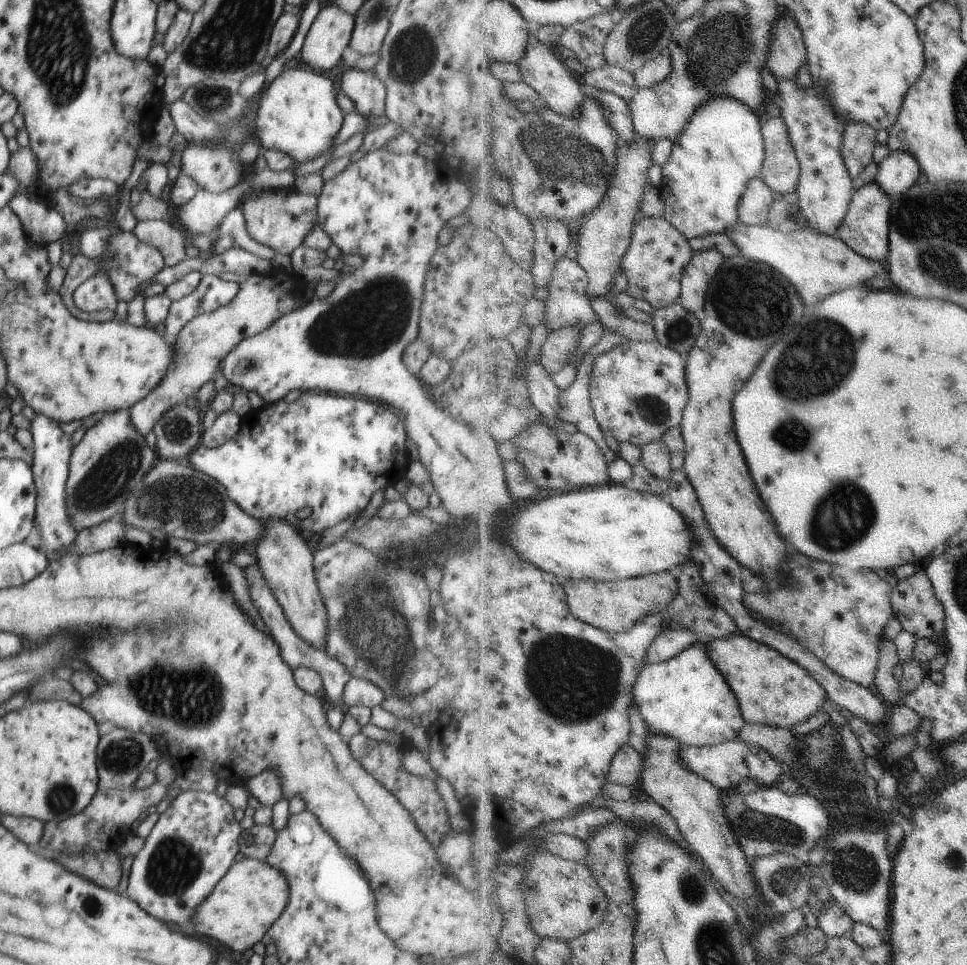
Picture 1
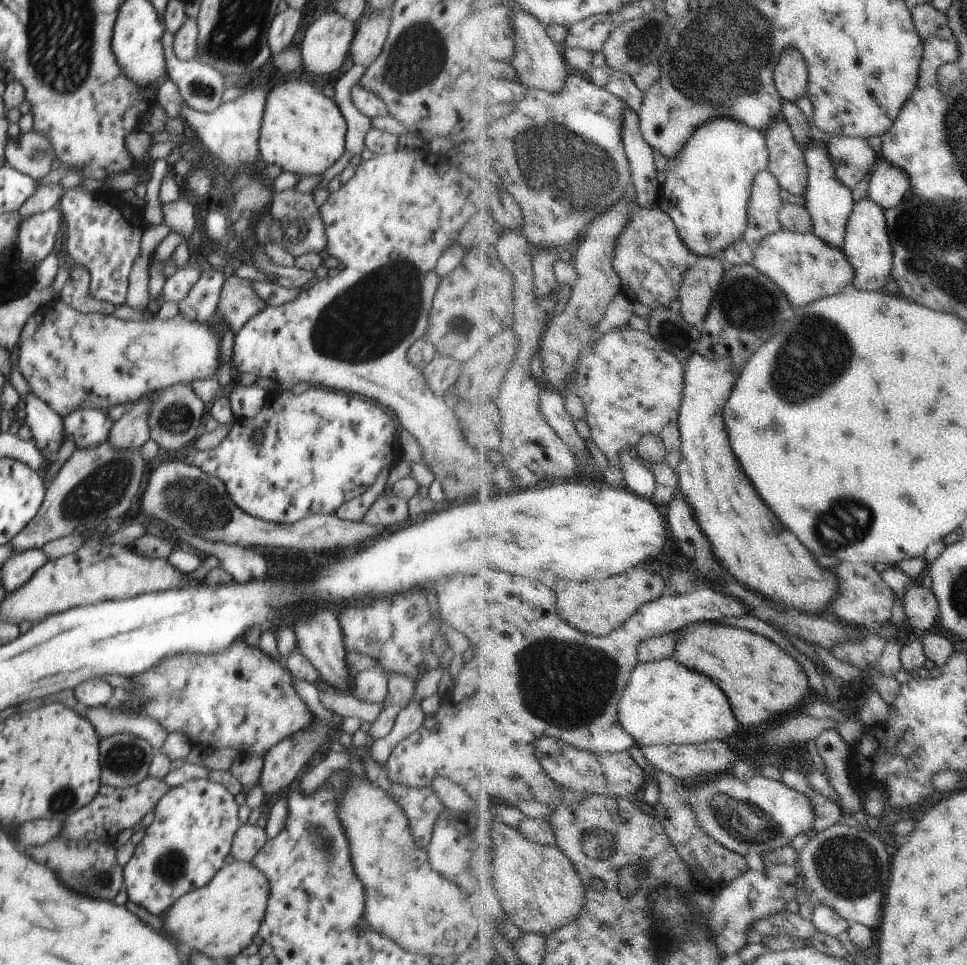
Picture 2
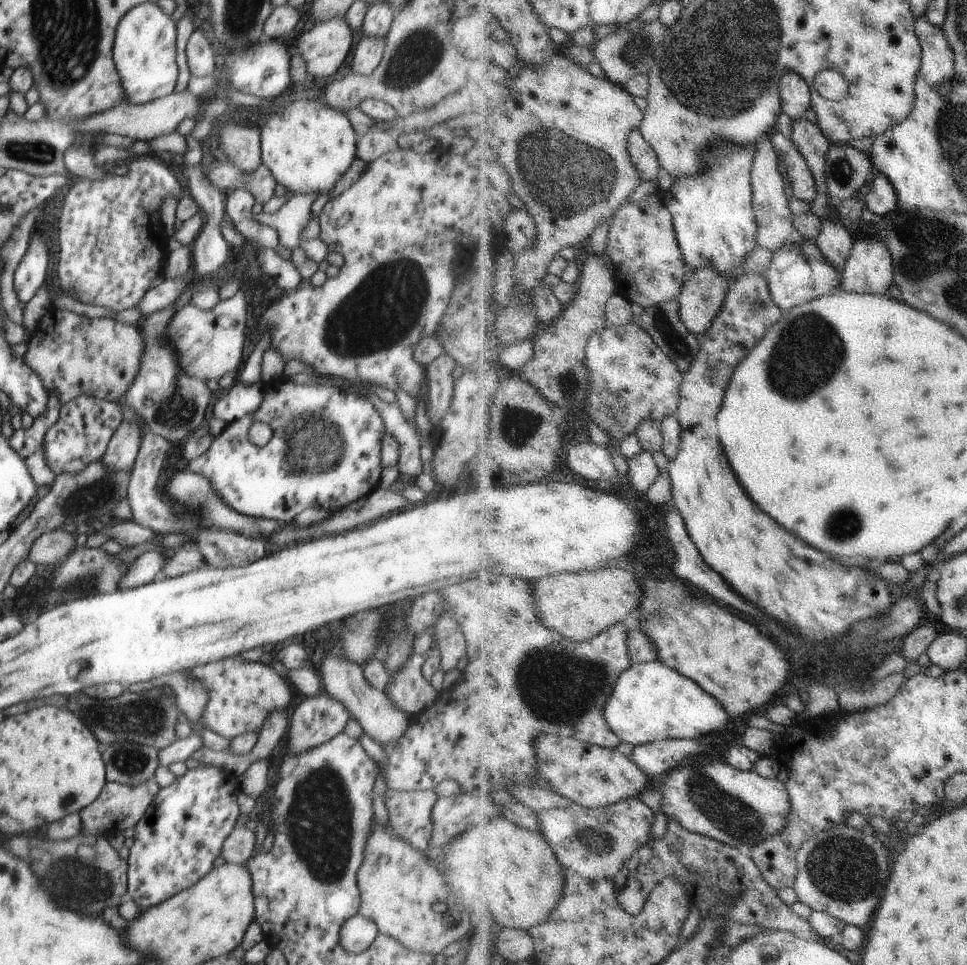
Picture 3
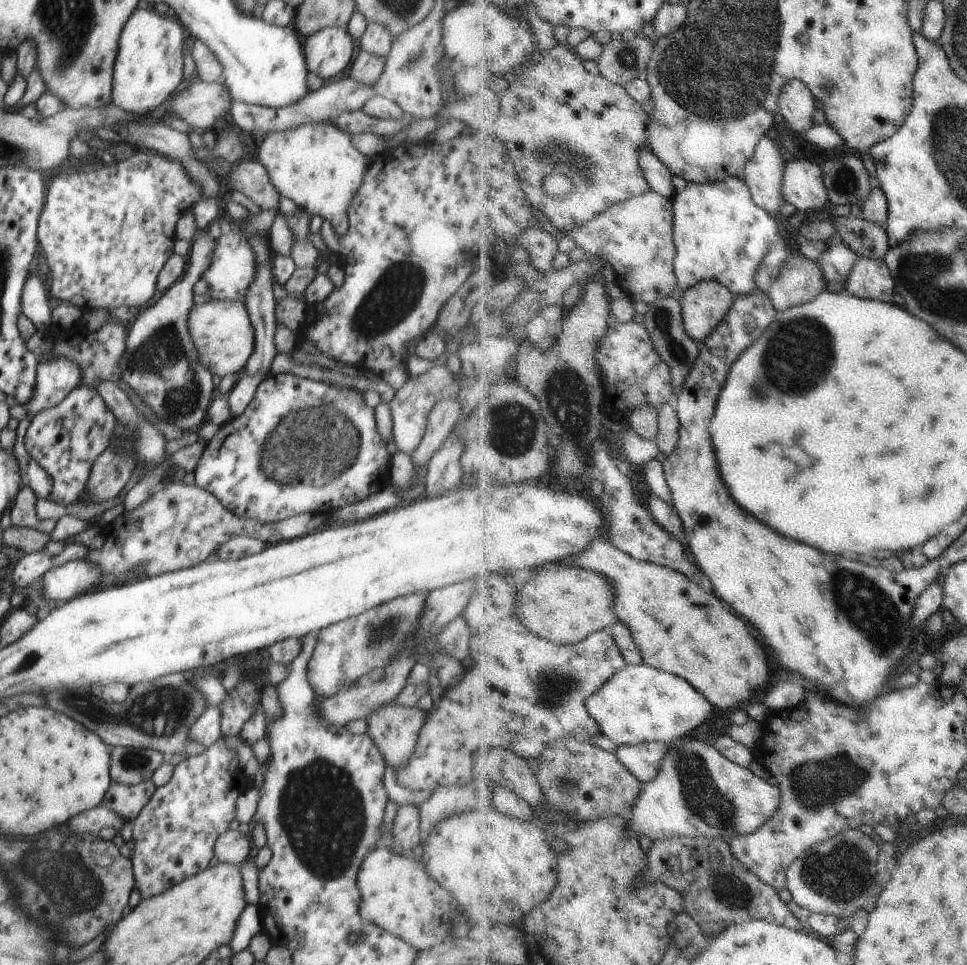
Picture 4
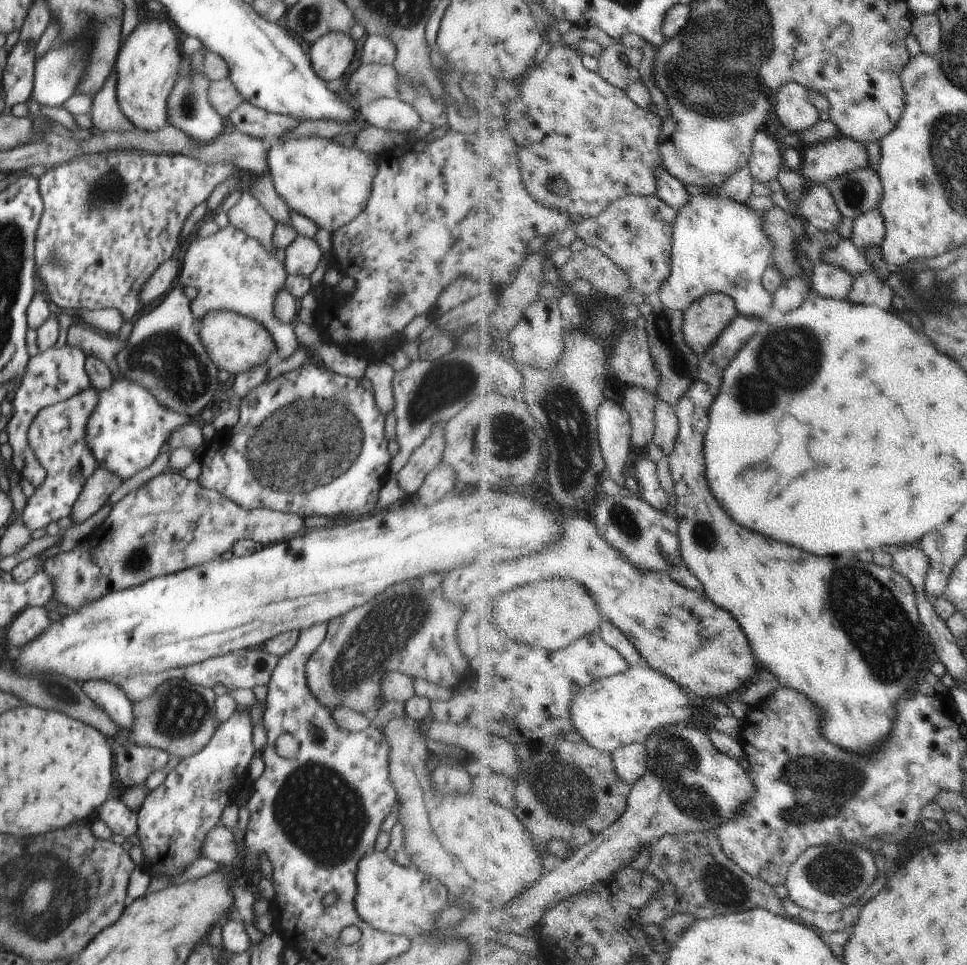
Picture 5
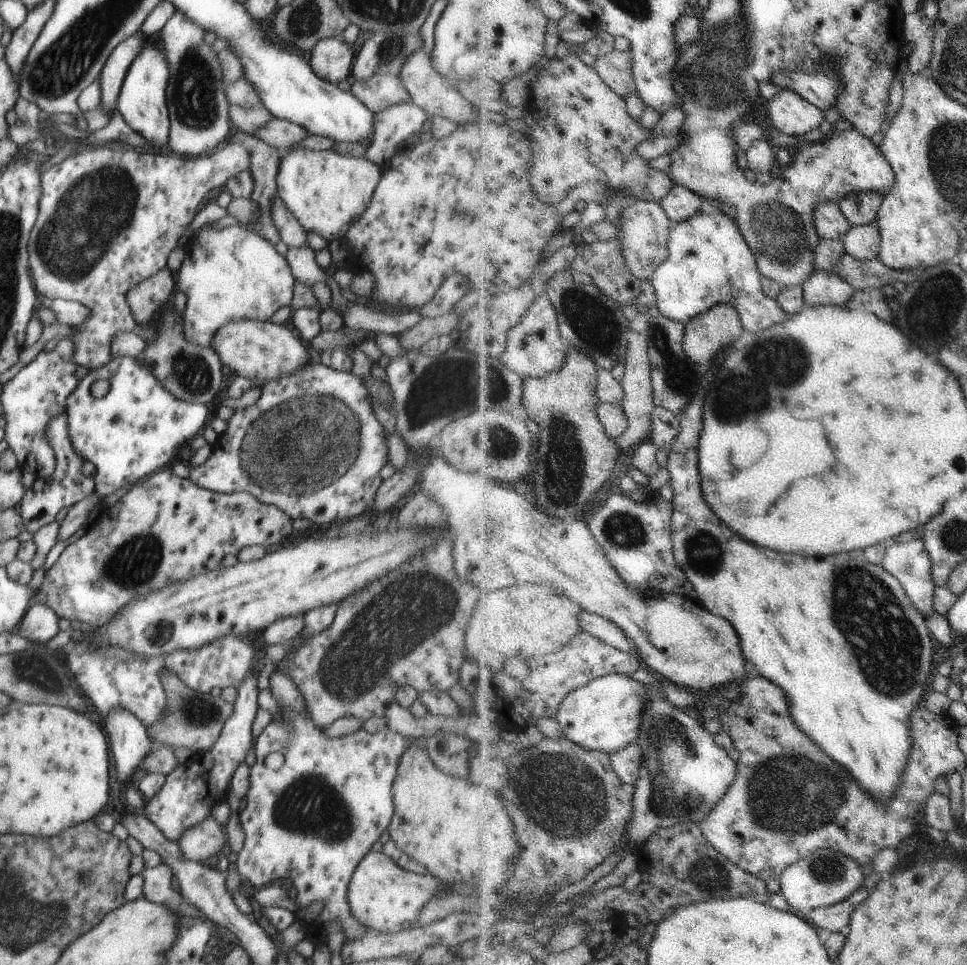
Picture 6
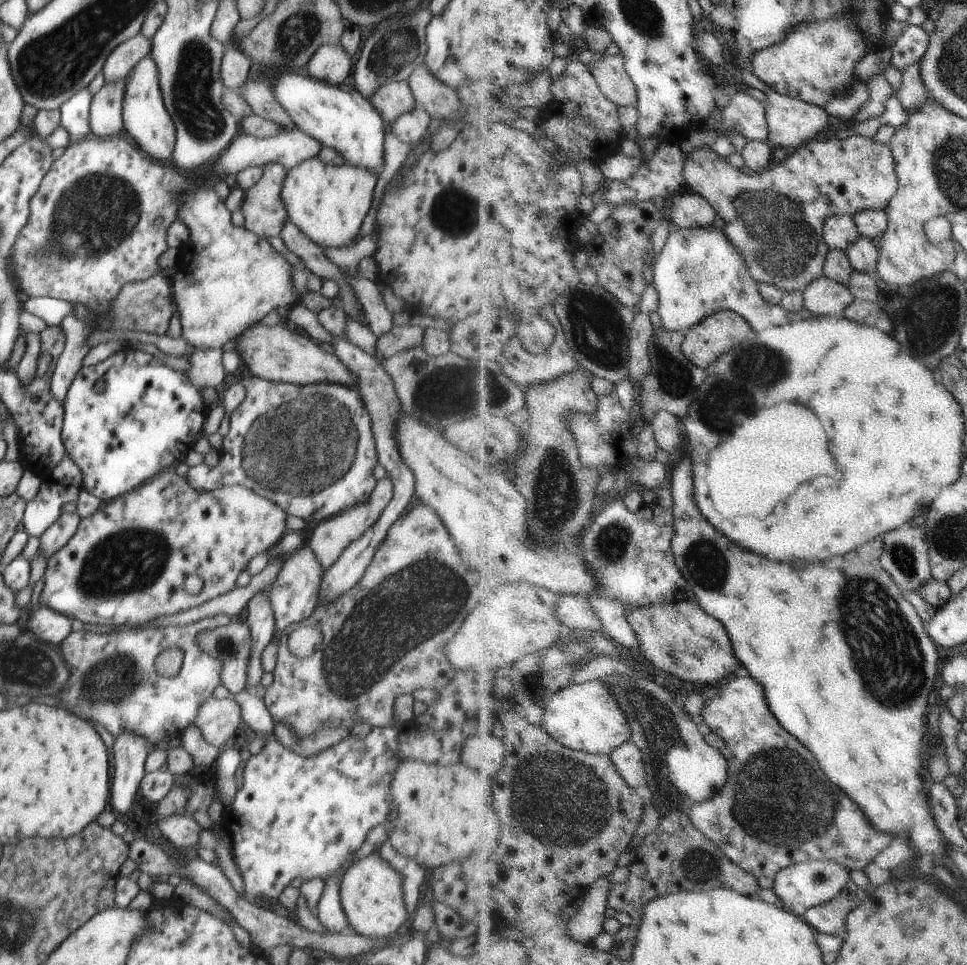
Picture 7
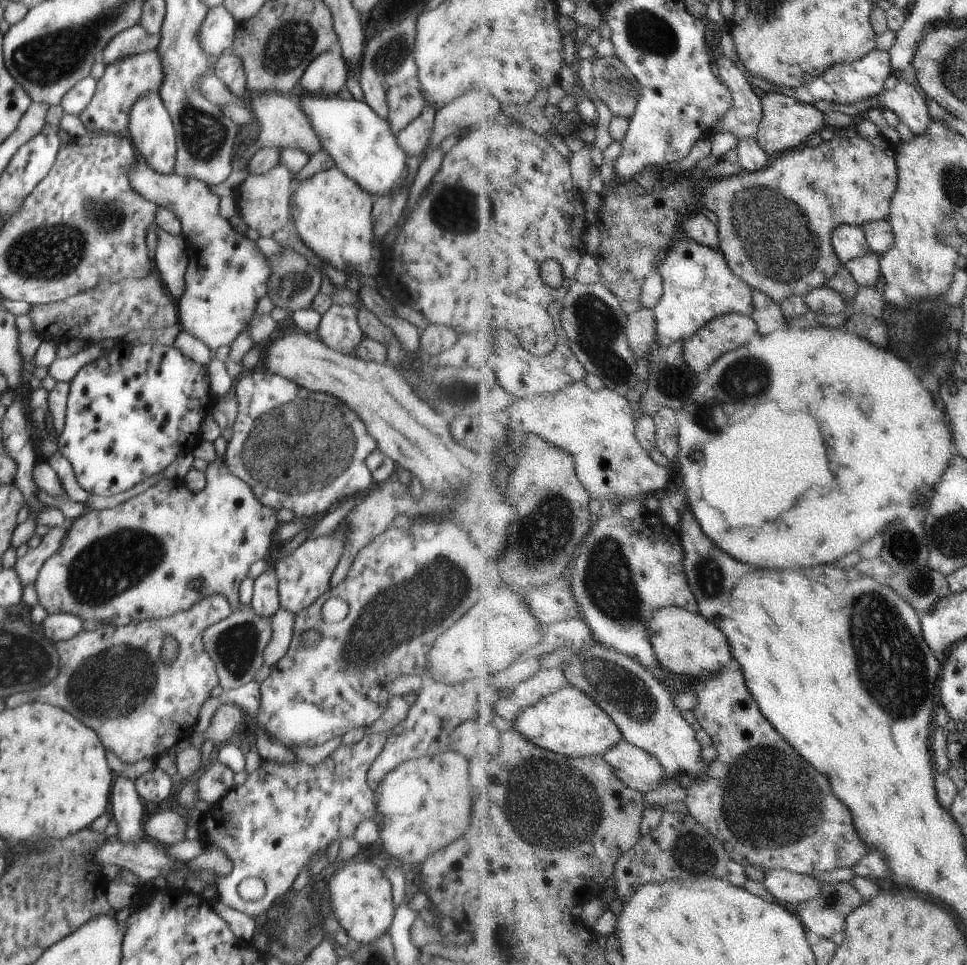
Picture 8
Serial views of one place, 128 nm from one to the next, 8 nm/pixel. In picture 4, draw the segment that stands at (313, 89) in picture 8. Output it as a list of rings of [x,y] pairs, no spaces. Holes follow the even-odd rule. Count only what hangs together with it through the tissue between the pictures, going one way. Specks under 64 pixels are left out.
[[[346,26],[326,27],[302,39],[307,70],[329,79],[340,74],[352,60],[354,39]]]

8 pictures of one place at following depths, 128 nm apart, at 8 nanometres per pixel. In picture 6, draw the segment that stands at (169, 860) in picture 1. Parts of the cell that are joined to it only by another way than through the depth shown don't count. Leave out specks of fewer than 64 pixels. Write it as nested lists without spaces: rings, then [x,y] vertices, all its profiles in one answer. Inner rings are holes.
[[[252,672],[240,686],[233,702],[233,713],[226,720],[217,741],[203,753],[196,753],[189,761],[178,764],[165,775],[162,788],[152,798],[145,800],[142,812],[165,837],[178,843],[181,834],[210,818],[216,802],[226,800],[231,778],[241,762],[252,750],[253,722],[258,710],[258,673]]]

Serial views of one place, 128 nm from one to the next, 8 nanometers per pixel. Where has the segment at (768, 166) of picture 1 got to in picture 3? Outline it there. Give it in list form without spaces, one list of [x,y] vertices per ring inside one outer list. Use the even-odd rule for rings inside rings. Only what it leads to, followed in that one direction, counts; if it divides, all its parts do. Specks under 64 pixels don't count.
[[[782,132],[774,136],[774,146],[782,148],[778,150],[780,156],[786,160],[788,166],[788,180],[792,182],[794,198],[806,202],[814,202],[818,198],[818,182],[814,178],[814,172],[806,160],[806,156],[798,150],[794,140],[784,136]]]

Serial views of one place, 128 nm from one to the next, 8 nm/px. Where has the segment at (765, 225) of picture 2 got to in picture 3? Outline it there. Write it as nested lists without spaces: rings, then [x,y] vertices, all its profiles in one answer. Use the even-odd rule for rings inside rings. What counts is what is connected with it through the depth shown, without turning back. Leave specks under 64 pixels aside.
[[[770,137],[763,138],[759,145],[759,153],[755,160],[753,172],[755,186],[754,208],[761,224],[757,239],[760,246],[774,252],[777,248],[786,246],[786,244],[801,243],[806,238],[794,224],[795,215],[792,208],[790,208],[791,199],[786,194],[788,184],[786,184],[786,178],[784,178],[784,174],[780,170],[780,164],[778,164],[776,147],[770,141]]]

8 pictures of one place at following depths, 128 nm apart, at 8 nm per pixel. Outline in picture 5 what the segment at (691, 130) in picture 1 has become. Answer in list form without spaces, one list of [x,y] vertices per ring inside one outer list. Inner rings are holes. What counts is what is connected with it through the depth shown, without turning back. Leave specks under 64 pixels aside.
[[[692,195],[690,202],[679,212],[673,240],[673,273],[657,298],[674,310],[686,312],[696,301],[707,294],[725,292],[737,300],[741,314],[751,317],[768,318],[772,312],[775,293],[770,293],[762,280],[772,263],[777,244],[773,241],[765,227],[766,213],[758,212],[746,203],[734,200],[732,196]]]

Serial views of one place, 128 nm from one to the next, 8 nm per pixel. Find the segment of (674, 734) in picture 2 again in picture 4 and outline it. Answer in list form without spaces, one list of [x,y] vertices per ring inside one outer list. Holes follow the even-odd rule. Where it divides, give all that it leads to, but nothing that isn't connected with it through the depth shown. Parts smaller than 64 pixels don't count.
[[[646,662],[633,665],[629,664],[624,670],[616,674],[600,692],[597,692],[587,702],[590,714],[598,721],[602,735],[610,738],[618,746],[636,746],[645,742],[664,741],[673,743],[680,739],[690,738],[694,730],[704,726],[714,718],[714,704],[704,698],[704,694],[683,676],[660,670]]]

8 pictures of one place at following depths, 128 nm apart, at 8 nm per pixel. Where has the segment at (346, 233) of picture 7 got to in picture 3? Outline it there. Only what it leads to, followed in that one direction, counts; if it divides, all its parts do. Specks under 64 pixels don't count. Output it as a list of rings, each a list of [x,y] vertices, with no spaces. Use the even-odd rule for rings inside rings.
[[[298,98],[285,106],[280,114],[272,113],[266,118],[261,128],[261,162],[272,171],[277,182],[288,190],[294,190],[297,194],[326,194],[337,185],[339,178],[357,157],[357,139],[351,122],[342,111],[331,109],[322,101]]]

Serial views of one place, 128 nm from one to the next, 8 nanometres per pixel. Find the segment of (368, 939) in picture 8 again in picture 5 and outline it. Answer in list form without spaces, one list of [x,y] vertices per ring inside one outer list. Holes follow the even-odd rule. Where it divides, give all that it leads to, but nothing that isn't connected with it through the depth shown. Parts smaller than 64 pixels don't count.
[[[374,851],[361,858],[355,879],[358,916],[374,928],[409,939],[432,934],[439,926],[436,915],[452,902],[450,892],[437,878],[424,874],[414,864],[405,867],[393,861],[386,851]]]

